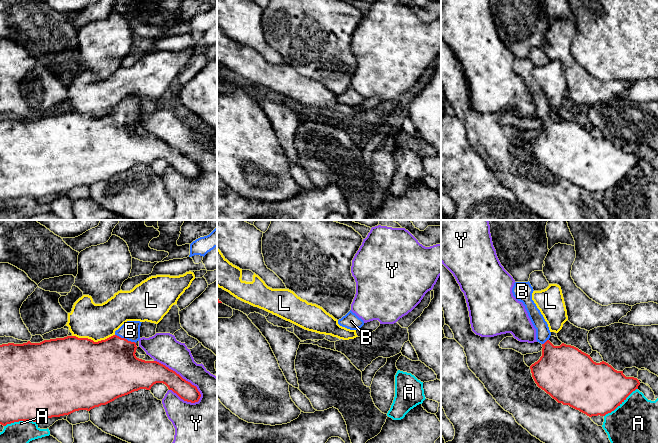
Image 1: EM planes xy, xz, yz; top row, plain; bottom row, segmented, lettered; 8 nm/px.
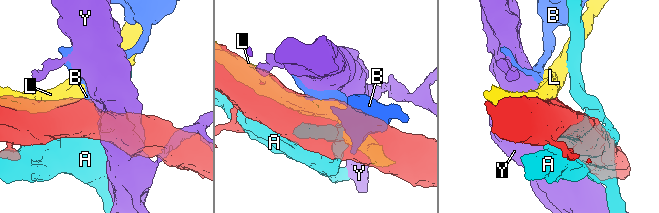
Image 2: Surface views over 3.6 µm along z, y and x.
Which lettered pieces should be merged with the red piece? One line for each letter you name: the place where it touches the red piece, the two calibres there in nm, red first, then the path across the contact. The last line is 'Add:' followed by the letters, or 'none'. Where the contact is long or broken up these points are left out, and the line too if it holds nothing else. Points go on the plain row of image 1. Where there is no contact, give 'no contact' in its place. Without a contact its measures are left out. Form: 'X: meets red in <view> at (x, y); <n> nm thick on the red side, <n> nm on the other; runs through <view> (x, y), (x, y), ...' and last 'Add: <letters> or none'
B: meets red in xy at (124, 114); 420 nm thick on the red side, 150 nm on the other; runs through xy (111, 142), (124, 114), (130, 106)
Add: B

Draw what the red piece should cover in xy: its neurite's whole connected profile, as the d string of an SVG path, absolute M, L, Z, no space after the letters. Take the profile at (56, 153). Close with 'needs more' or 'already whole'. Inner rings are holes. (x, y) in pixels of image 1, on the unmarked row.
M127 97L113 112L98 118L67 112L40 119L0 121L0 200L38 199L79 186L90 187L134 167L150 166L156 159L165 160L184 177L198 178L201 170L196 162L157 137L136 133L141 99Z; needs more

